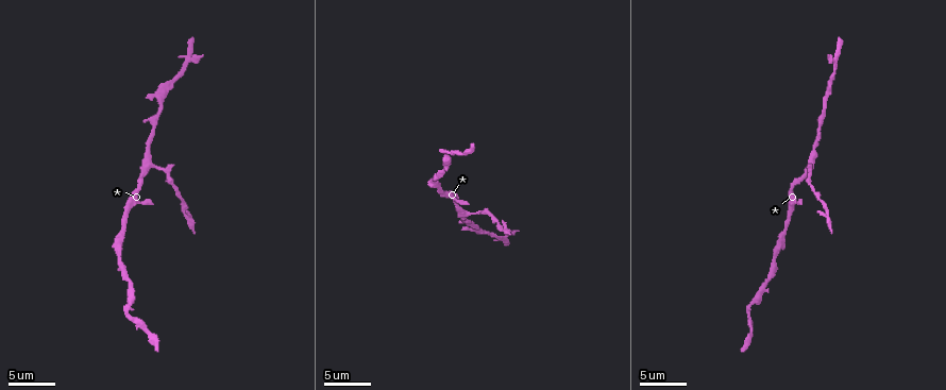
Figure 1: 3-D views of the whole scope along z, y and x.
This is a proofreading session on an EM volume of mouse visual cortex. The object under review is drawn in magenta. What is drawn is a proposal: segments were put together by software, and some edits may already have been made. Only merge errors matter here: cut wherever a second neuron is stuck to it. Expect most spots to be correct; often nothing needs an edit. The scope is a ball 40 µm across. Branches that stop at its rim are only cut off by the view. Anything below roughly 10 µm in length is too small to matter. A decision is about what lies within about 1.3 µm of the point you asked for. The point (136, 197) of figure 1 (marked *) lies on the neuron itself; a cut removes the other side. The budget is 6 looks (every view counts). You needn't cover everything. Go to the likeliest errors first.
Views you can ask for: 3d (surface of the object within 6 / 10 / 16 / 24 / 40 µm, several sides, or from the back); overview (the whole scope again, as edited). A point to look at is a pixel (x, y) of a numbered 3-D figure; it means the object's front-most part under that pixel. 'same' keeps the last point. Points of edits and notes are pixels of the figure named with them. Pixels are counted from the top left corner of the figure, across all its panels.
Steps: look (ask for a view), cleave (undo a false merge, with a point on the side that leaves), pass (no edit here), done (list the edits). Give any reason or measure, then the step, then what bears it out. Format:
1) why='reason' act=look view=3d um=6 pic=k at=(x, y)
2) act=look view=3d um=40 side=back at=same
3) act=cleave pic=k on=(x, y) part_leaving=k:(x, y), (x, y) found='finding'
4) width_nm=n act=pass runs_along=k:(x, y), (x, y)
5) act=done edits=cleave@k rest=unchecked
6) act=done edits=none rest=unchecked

why='four arms meet' act=look view=3d um=16 pic=1 at=(469, 215)

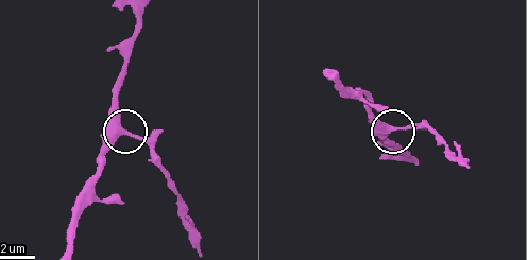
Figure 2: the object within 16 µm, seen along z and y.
act=pass runs_along=2:(94, 188), (99, 155), (123, 131), (140, 138), (156, 153) found='continuous, no second neuron'

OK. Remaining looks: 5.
why='sudden change in width' act=look view=3d um=6 pic=1 at=(826, 103)

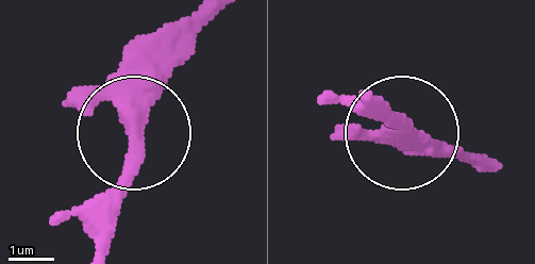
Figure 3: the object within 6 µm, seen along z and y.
act=pass runs_along=3:(105, 238), (105, 204), (128, 159), (128, 67), (147, 36) found='one neuron here'

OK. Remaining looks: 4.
why='calibre changes' act=look view=3d um=16 pic=1 at=(130, 286)

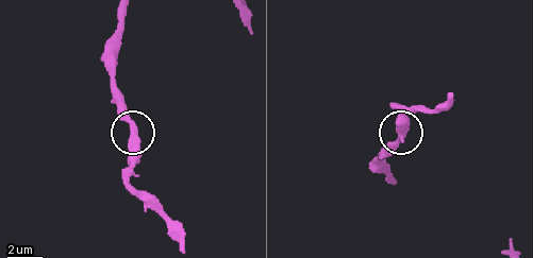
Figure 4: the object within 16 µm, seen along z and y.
act=pass runs_along=4:(125, 18), (114, 100), (131, 130), (131, 167) found='continuous, no second neuron'

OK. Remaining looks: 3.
act=done edits=none rest=unchecked

